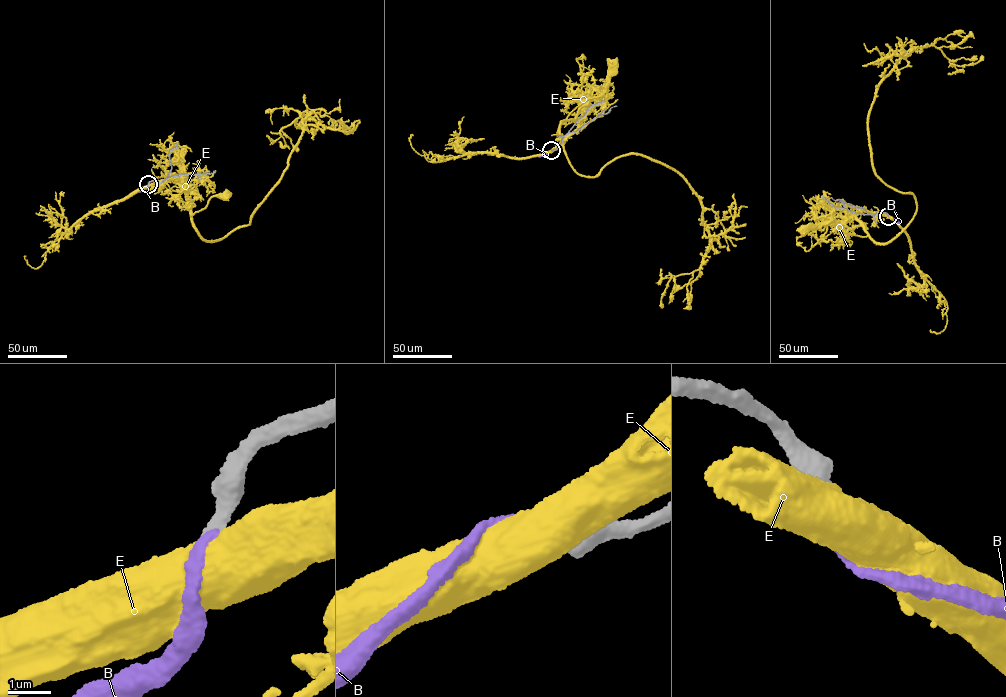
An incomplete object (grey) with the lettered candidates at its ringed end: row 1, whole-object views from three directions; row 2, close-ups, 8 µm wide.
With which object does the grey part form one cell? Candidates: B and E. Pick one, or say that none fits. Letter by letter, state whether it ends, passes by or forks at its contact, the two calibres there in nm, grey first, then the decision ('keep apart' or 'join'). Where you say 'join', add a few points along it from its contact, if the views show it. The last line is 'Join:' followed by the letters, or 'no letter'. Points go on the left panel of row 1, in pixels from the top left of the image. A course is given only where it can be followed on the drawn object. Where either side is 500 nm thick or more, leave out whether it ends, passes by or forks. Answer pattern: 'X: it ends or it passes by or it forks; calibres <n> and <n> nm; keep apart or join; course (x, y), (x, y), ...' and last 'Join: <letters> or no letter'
B: it ends; calibres 320 and 300 nm; join
E: calibres 360 and 750 nm; keep apart
Join: B

